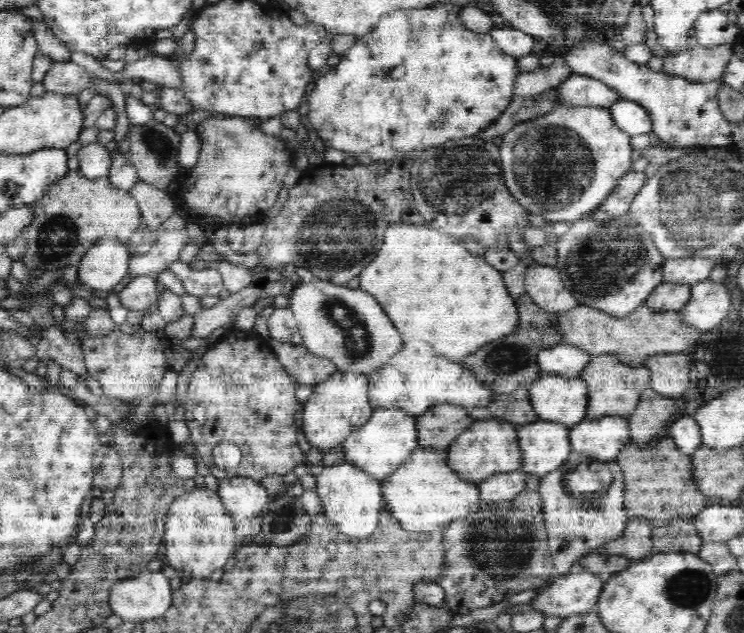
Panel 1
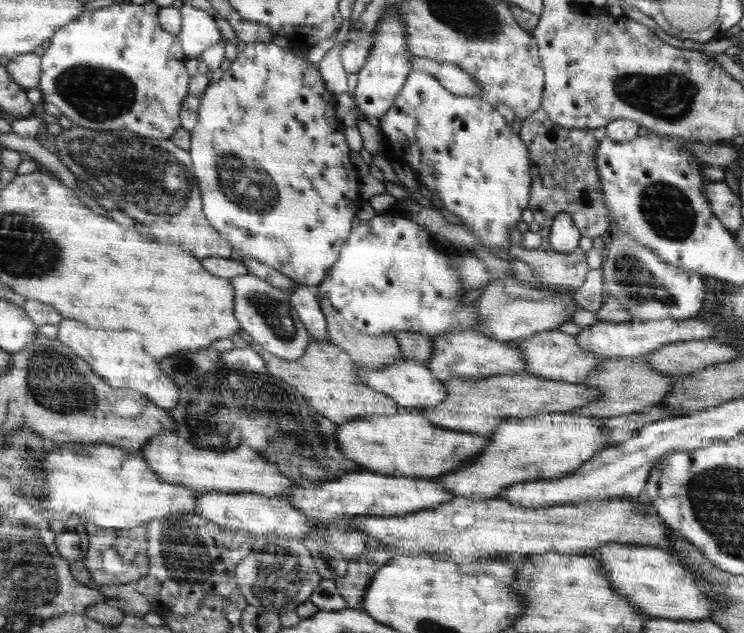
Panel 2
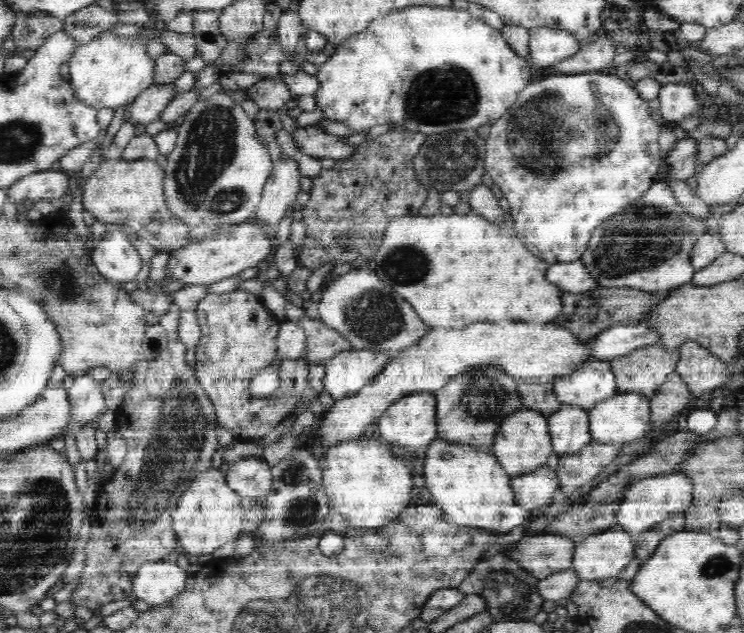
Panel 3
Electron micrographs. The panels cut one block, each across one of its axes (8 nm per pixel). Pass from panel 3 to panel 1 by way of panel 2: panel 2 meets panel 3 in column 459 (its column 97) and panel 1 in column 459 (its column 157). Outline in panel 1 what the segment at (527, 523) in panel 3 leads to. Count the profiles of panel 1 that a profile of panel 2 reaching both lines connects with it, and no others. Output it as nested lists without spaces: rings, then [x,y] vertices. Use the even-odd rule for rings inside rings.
[[[418,447],[394,474],[382,482],[384,500],[390,506],[390,514],[402,529],[412,532],[430,532],[444,528],[454,520],[465,519],[470,512],[480,508],[480,485],[460,480],[446,460],[445,449]]]

